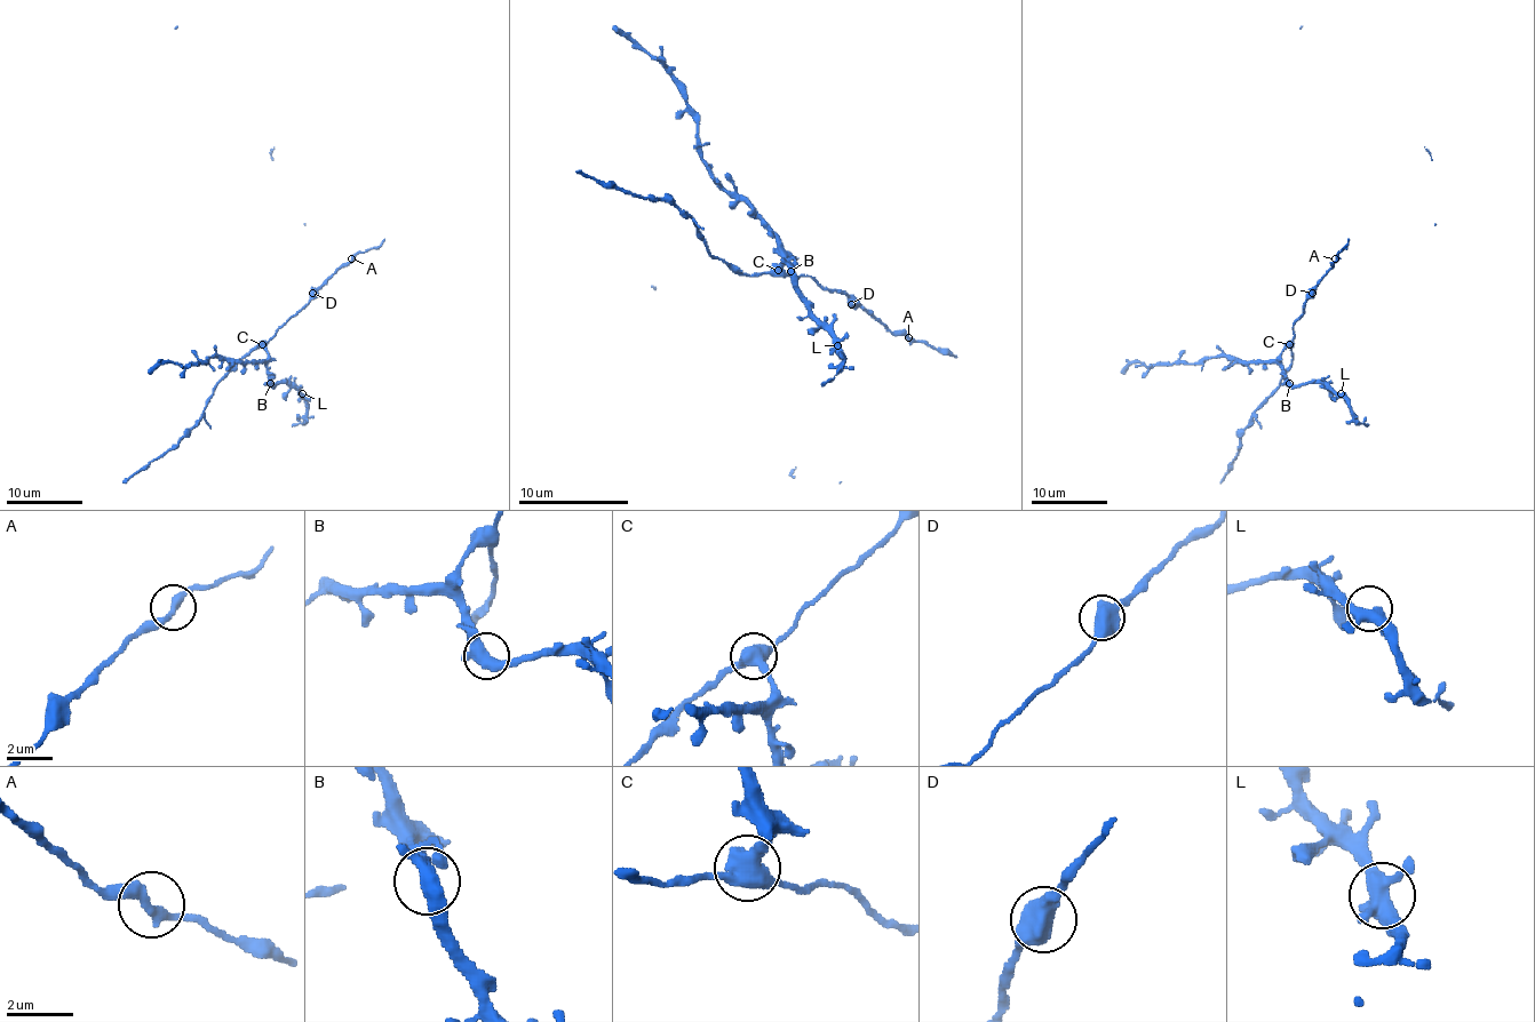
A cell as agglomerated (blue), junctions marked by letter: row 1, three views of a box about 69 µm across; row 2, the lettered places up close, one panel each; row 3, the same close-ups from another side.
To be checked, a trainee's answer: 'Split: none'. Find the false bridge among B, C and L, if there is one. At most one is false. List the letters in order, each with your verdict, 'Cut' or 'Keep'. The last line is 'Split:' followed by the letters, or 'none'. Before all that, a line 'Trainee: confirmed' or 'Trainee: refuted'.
Trainee: refuted
B: Keep
C: Cut
L: Keep
Split: C

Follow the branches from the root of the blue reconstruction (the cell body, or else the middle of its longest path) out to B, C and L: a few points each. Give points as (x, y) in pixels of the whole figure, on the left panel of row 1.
B: (351, 258), (264, 345), (267, 377), (270, 383)
C: (351, 258), (261, 344)
L: (351, 258), (264, 345), (270, 382), (275, 385), (289, 383), (302, 393)

